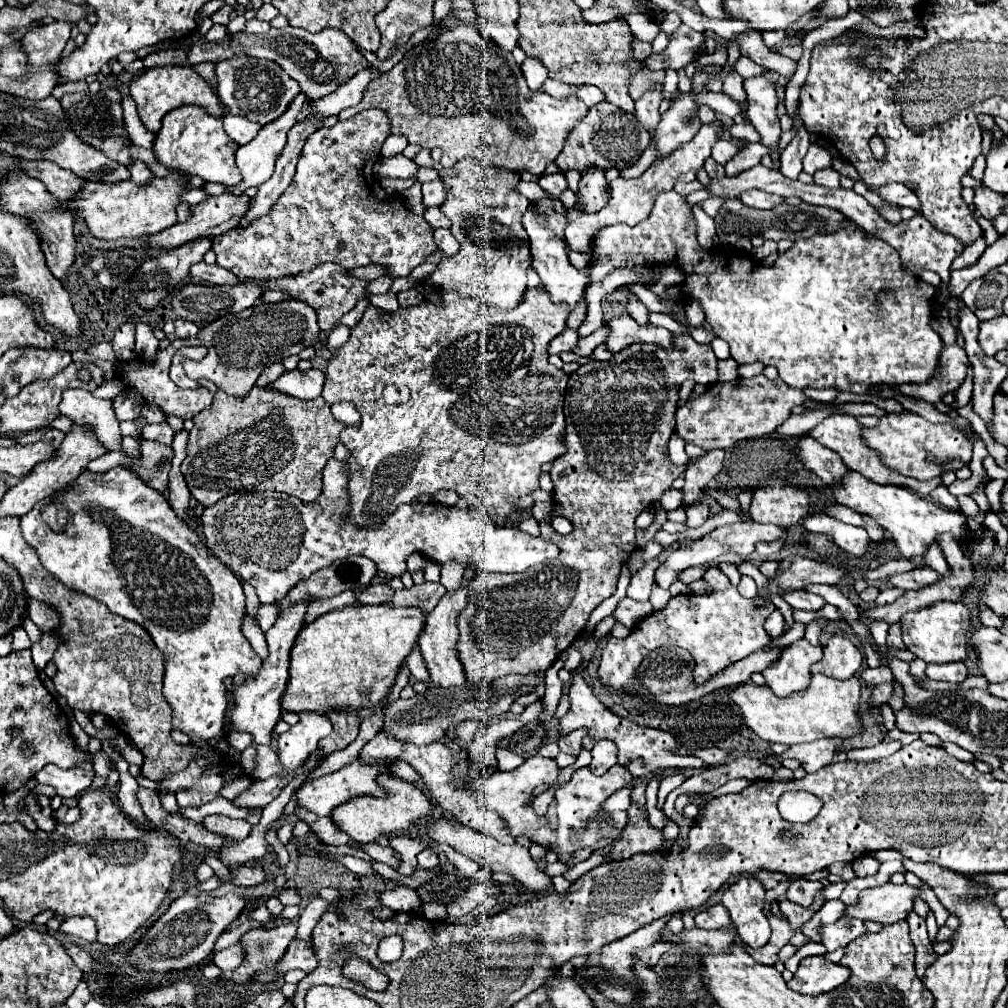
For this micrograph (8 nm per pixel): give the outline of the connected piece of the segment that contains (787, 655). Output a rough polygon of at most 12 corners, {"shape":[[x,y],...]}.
{"shape":[[805,639],[781,653],[763,677],[777,697],[809,685],[821,647]]}

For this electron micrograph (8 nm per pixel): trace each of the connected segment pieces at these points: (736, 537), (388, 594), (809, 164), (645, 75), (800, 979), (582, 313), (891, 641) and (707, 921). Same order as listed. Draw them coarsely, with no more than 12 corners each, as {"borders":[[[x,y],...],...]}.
{"borders":[[[733,523],[679,547],[655,571],[669,590],[679,571],[723,553],[747,557],[779,525]],[[387,583],[367,585],[357,603],[377,605],[387,603],[395,589]],[[811,145],[803,171],[833,167],[831,153],[823,147]],[[641,67],[629,83],[629,95],[639,99],[665,79],[665,71]],[[823,955],[805,957],[787,983],[803,995],[841,987],[849,969]],[[583,301],[571,312],[566,326],[578,329],[587,313],[587,303]],[[901,623],[889,627],[887,645],[905,649],[901,641]],[[717,903],[695,915],[699,929],[729,925],[725,905]]]}

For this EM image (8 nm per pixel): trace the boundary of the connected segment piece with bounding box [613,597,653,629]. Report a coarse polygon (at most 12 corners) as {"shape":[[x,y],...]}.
{"shape":[[625,597],[613,611],[625,627],[637,625],[653,607]]}

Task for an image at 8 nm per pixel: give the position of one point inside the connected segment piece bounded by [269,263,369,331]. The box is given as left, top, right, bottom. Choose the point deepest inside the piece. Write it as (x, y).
(331, 289)

